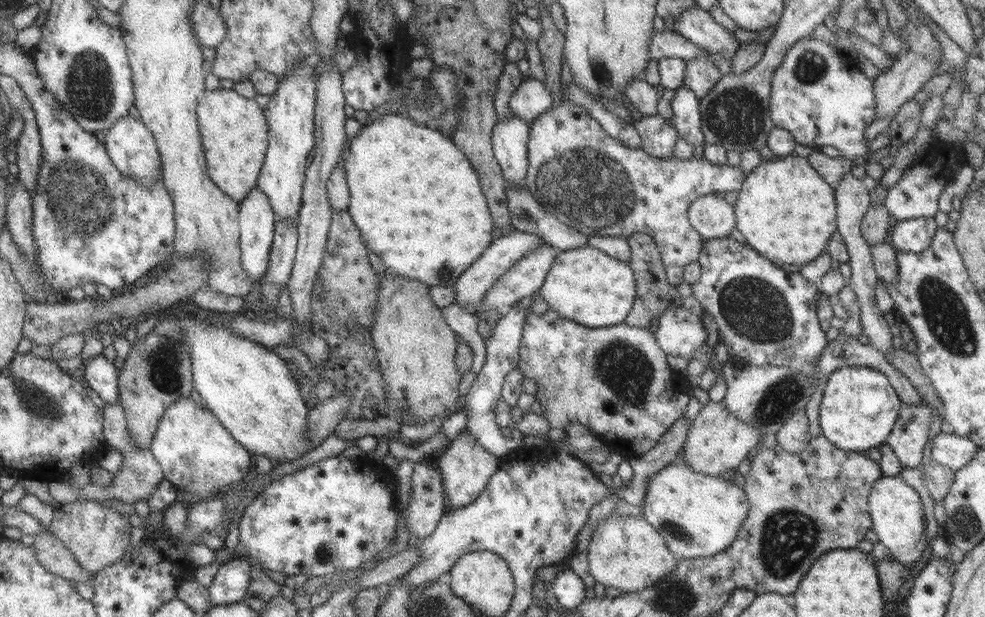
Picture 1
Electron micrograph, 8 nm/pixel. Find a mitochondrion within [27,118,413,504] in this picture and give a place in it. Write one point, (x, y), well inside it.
(83, 201)

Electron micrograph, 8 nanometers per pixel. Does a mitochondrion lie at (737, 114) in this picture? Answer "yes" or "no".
yes

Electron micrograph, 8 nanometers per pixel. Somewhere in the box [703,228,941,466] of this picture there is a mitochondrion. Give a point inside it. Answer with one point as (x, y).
(755, 309)

